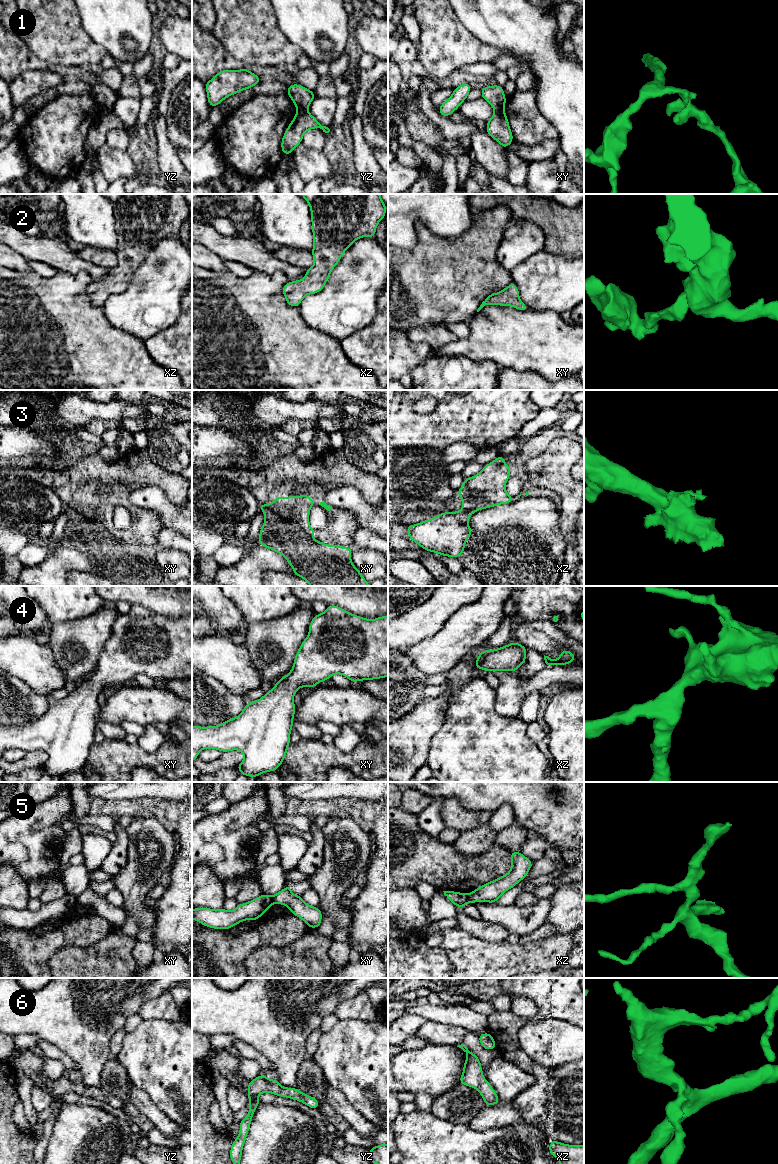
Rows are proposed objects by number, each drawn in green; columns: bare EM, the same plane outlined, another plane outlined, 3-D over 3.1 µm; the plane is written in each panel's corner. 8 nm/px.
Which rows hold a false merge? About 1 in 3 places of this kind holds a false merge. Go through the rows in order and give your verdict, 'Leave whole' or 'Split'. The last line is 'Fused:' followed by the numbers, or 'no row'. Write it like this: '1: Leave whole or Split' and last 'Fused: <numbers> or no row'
1: Split
2: Leave whole
3: Split
4: Leave whole
5: Split
6: Leave whole
Fused: 1, 3, 5

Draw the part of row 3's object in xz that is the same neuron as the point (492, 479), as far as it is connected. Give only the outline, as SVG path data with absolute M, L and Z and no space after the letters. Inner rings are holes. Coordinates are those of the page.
M498 456L494 461L484 465L481 472L469 478L468 488L473 492L480 492L482 496L496 505L509 504L513 501L505 489L505 484L510 478L509 467L505 458Z

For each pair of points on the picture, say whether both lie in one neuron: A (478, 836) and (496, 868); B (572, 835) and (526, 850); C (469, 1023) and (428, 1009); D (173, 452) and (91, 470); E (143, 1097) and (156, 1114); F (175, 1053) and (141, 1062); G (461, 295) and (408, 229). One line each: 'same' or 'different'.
A: different
B: different
C: same
D: different
E: same
F: same
G: different

